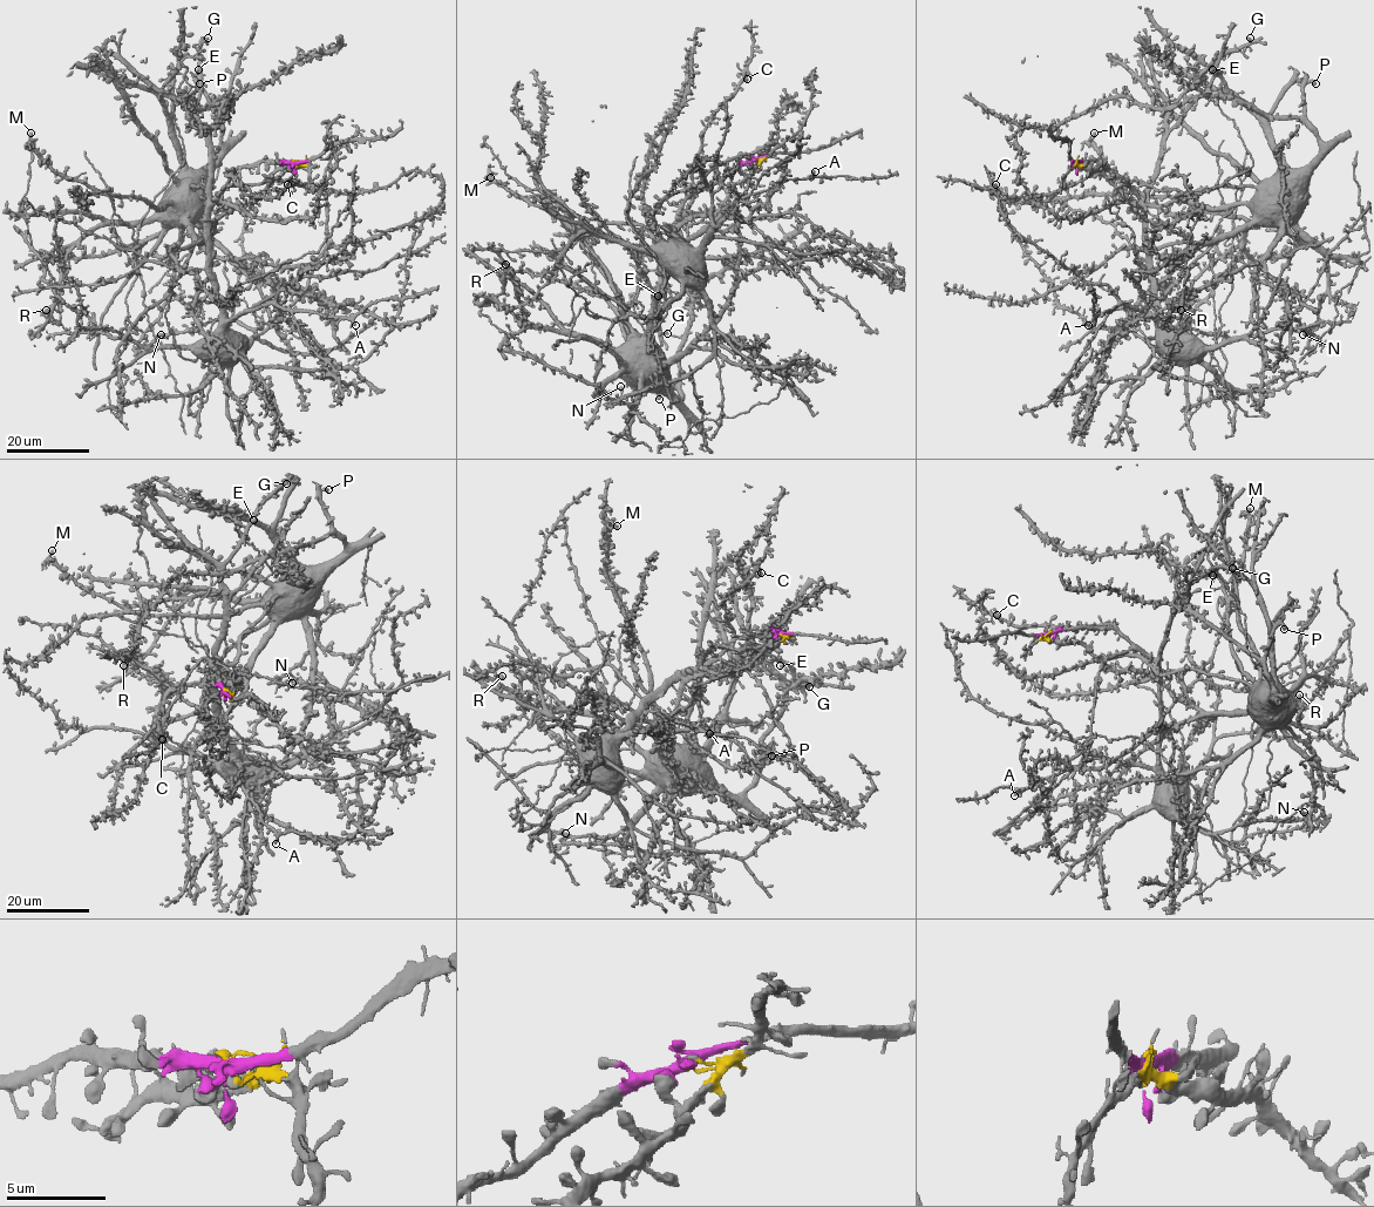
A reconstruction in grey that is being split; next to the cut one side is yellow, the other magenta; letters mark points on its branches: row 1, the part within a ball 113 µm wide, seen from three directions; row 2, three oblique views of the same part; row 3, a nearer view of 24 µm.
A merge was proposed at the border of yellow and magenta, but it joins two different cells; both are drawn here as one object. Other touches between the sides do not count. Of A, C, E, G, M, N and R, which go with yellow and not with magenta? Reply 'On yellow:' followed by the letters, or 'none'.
On yellow: M, R

